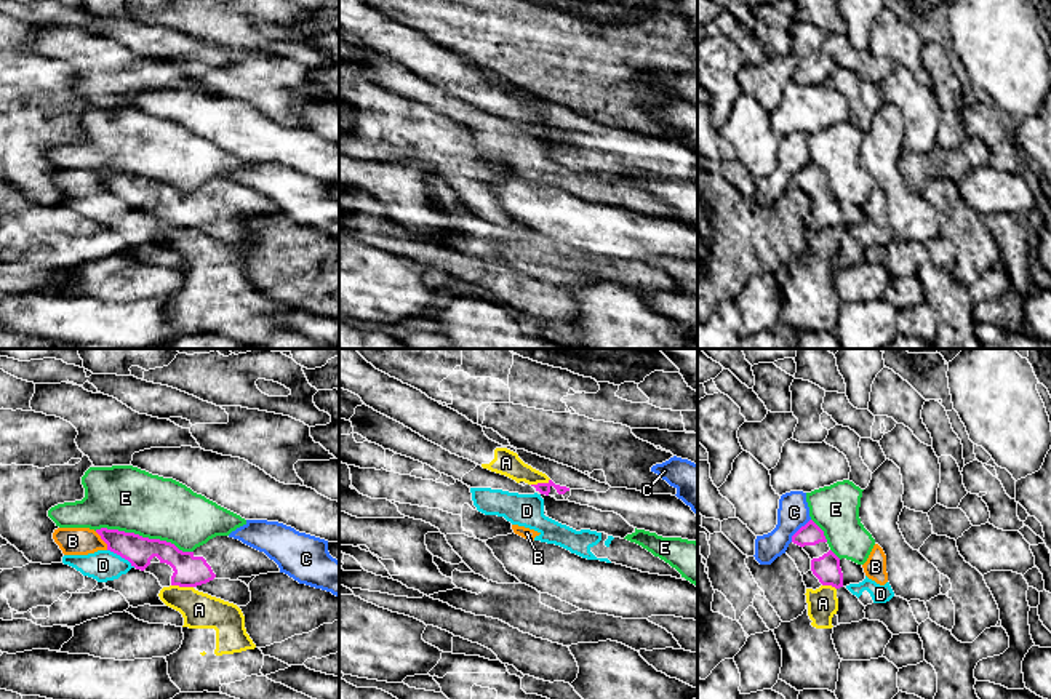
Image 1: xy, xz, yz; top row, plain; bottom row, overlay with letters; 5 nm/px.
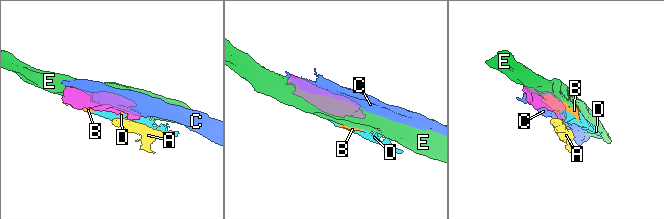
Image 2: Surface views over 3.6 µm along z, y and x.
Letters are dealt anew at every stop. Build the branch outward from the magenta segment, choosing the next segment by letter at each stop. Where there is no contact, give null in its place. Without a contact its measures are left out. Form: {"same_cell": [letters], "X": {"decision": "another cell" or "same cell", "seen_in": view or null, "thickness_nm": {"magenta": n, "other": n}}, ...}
{"same_cell": [], "A": {"decision": "another cell", "seen_in": "xy", "thickness_nm": {"magenta": 160, "other": 180}}, "B": {"decision": "another cell", "seen_in": "xy", "thickness_nm": {"magenta": 150, "other": 140}}, "C": {"decision": "another cell", "seen_in": "yz", "thickness_nm": {"magenta": 110, "other": 160}}, "D": {"decision": "another cell", "seen_in": "xy", "thickness_nm": {"magenta": 150, "other": 160}}, "E": {"decision": "another cell", "seen_in": "xy", "thickness_nm": {"magenta": 150, "other": 320}}}

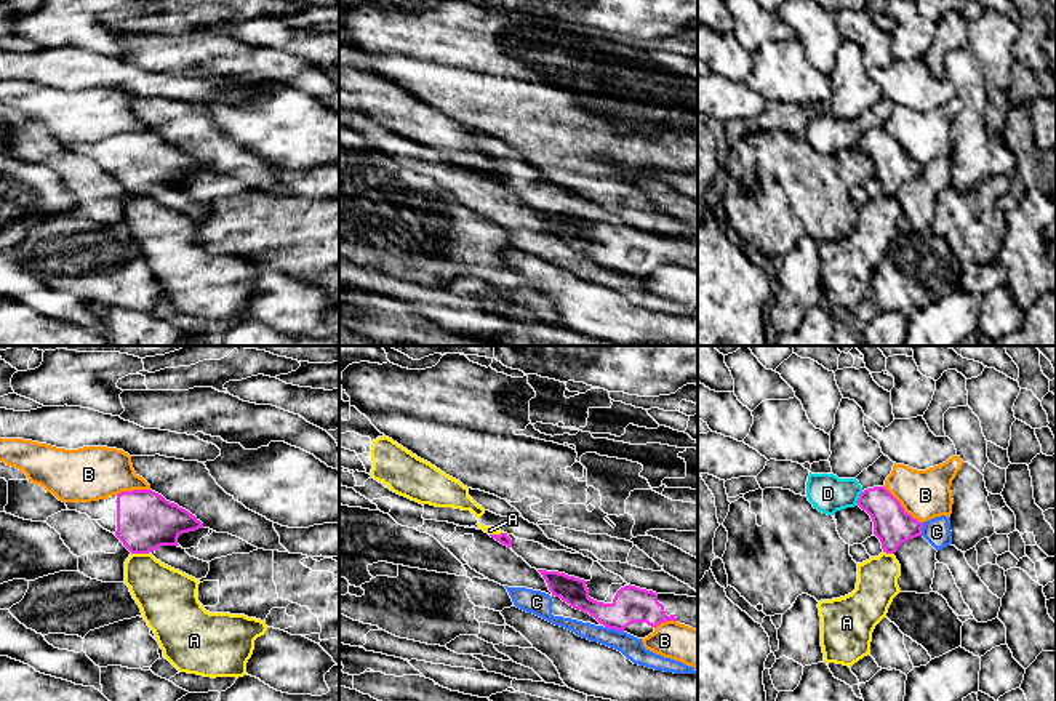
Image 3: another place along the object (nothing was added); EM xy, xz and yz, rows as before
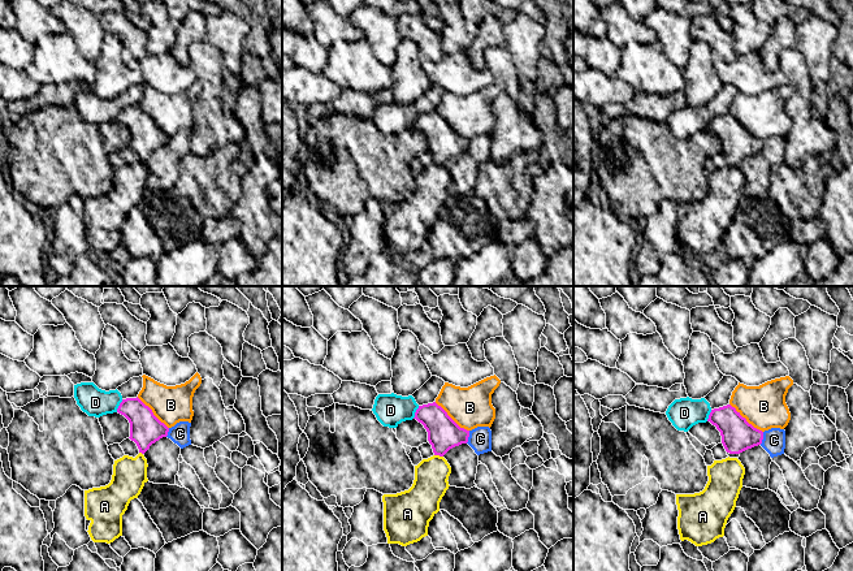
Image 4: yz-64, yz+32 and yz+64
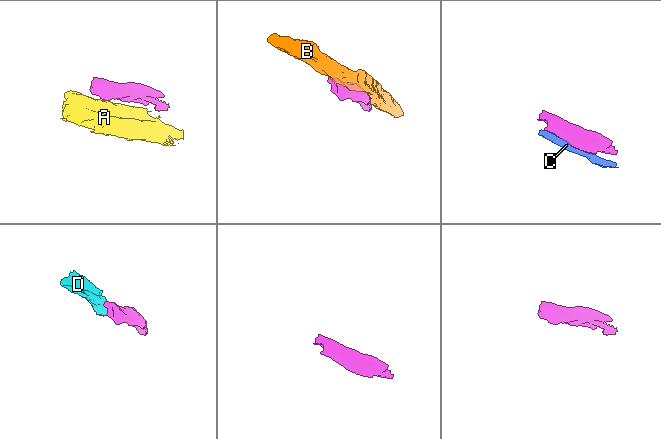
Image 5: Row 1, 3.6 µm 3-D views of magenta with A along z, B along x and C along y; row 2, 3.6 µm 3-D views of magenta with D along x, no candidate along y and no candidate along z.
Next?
{"same_cell": [], "A": {"decision": "another cell", "seen_in": "xy", "thickness_nm": {"magenta": 300, "other": 280}}, "B": {"decision": "another cell", "seen_in": "yz", "thickness_nm": {"magenta": 190, "other": 240}}, "C": {"decision": "another cell", "seen_in": "xz", "thickness_nm": {"magenta": 180, "other": 110}}, "D": {"decision": "another cell", "seen_in": "yz", "thickness_nm": {"magenta": 190, "other": 200}}}

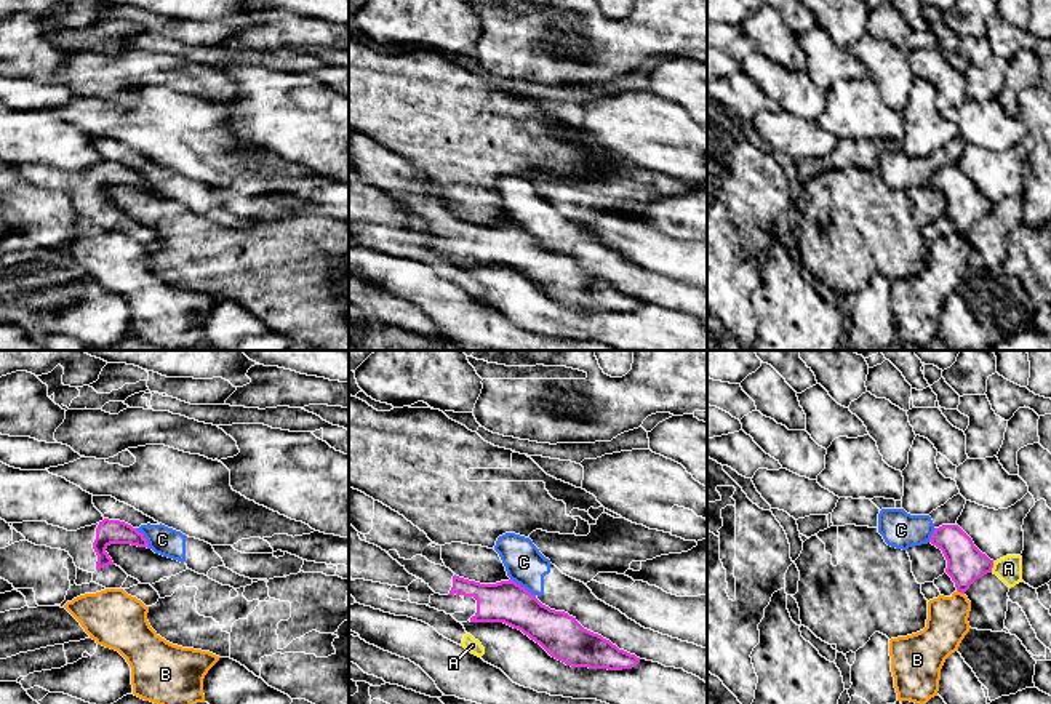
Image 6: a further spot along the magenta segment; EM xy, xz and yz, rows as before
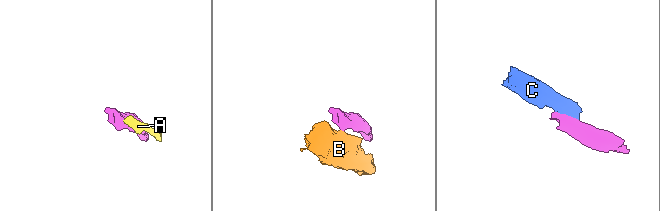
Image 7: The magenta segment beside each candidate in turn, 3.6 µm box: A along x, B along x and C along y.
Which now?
{"same_cell": [], "A": {"decision": "another cell", "seen_in": "yz", "thickness_nm": {"magenta": 190, "other": 130}}, "B": {"decision": "another cell", "seen_in": "yz", "thickness_nm": {"magenta": 190, "other": 200}}, "C": {"decision": "another cell", "seen_in": "xz", "thickness_nm": {"magenta": 220, "other": 200}}}

